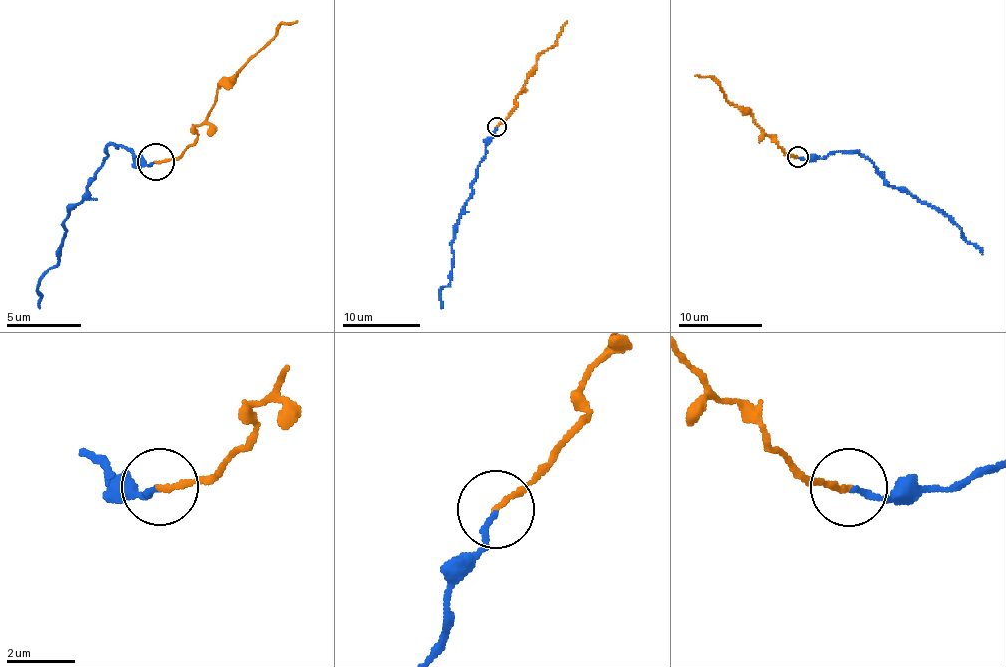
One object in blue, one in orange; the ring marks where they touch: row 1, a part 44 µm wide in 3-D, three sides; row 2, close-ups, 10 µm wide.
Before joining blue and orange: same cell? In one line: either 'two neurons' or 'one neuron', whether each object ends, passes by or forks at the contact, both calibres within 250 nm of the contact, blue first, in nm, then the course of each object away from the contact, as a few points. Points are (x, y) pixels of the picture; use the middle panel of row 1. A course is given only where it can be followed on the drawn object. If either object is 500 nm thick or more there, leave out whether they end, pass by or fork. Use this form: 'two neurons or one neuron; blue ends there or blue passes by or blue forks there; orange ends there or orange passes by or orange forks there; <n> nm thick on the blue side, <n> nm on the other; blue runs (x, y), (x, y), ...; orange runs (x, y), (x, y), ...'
one neuron; blue ends there; orange ends there; 160 nm thick on the blue side, 150 nm on the other; blue runs (497, 127), (485, 147), (472, 196), (459, 216), (451, 244), (453, 262), (450, 282), (440, 291), (441, 308); orange runs (497, 127), (516, 106), (516, 98), (536, 59), (561, 35), (561, 27), (567, 21)

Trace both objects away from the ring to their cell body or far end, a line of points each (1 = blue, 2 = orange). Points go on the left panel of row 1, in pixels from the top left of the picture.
1: (157, 162), (134, 161), (126, 147), (114, 142), (63, 221), (66, 232), (58, 261), (39, 285), (39, 308)
2: (157, 162), (172, 160), (194, 141), (195, 128), (218, 88), (286, 22), (298, 22)

